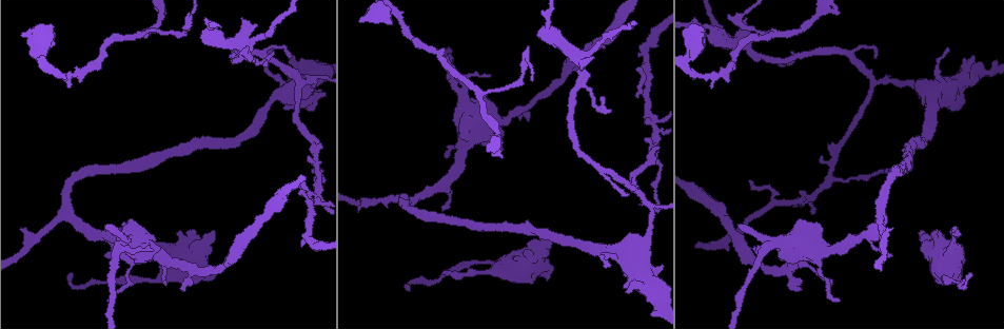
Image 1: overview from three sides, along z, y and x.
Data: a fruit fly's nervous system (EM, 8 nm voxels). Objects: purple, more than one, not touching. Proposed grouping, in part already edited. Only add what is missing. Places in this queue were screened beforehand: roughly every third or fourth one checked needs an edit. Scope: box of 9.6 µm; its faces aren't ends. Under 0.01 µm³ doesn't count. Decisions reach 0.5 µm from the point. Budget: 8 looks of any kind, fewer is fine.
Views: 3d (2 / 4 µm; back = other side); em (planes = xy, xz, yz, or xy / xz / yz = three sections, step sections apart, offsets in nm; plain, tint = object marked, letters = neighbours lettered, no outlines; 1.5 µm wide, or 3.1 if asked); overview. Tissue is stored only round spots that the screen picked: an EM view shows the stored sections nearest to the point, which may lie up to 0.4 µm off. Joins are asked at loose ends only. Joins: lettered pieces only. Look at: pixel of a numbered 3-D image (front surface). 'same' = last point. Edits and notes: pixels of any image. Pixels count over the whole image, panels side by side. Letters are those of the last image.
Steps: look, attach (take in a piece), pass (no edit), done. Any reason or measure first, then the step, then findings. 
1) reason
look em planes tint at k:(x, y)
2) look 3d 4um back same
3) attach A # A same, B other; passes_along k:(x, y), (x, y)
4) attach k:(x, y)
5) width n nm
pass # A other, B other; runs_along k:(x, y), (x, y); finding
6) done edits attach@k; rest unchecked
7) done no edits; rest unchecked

stops while still wide
look 3d 4um at 1:(212, 278)

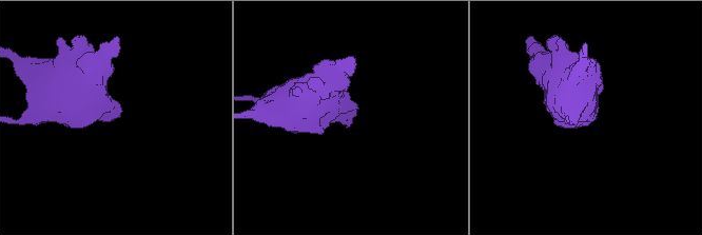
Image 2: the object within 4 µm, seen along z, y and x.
now the EM
look em yz step 4 letters at 2:(116, 117)

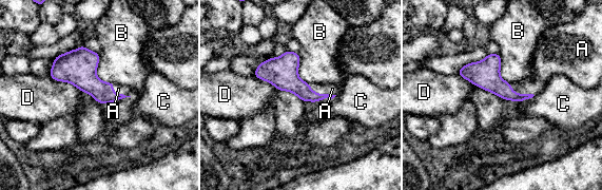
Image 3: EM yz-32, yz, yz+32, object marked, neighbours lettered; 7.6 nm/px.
another direction
look em planes letters same

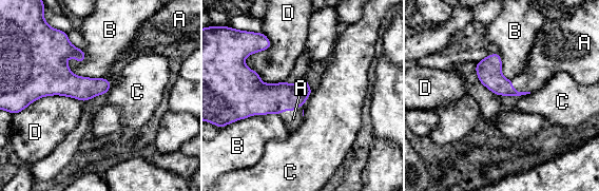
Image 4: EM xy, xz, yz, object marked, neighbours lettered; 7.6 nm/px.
attach A # A same, B other, C other, D other; passes_along 4:(261, 98), (291, 110), (293, 118); it goes on there

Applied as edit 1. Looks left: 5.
redraw
look overview

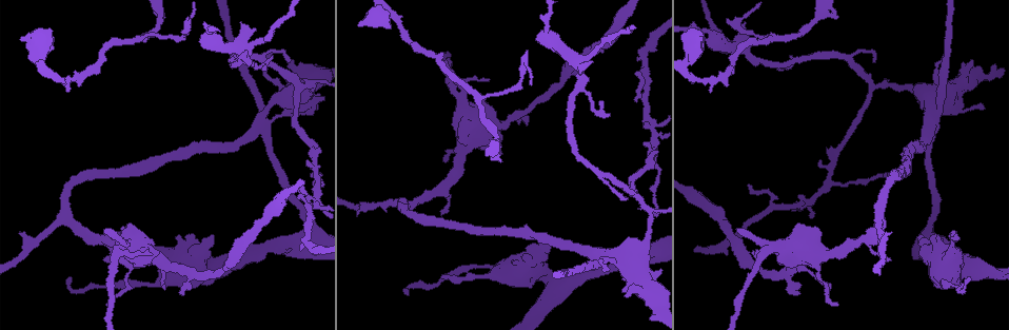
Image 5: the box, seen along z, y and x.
tapers out
look 3d 2um back at 5:(736, 229)

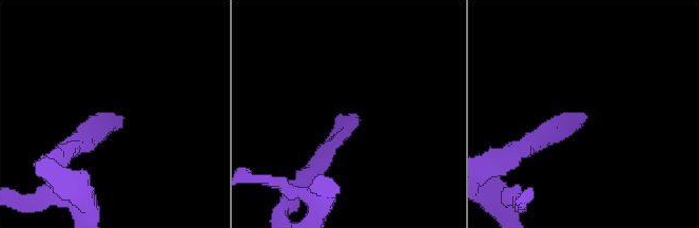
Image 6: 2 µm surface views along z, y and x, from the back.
look em yz step 4 tint at 6:(122, 120)

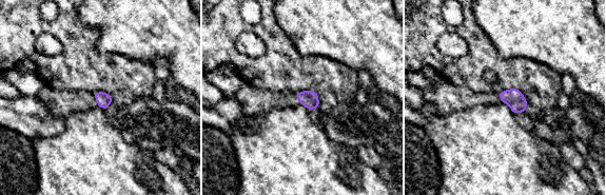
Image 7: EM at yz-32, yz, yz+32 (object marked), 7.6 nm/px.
cut it another way
look em planes letters same

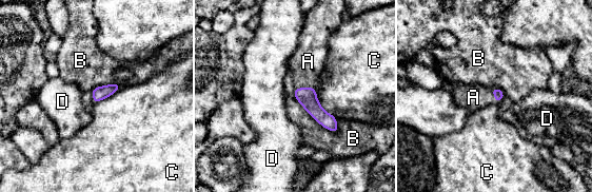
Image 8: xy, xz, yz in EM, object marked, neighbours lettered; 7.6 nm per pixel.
attach A # A same, B other, C other, D other; passes_along 8:(307, 97), (304, 88), (308, 61); it goes on there

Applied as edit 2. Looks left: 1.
done edits attach@4, attach@8; rest unchecked

